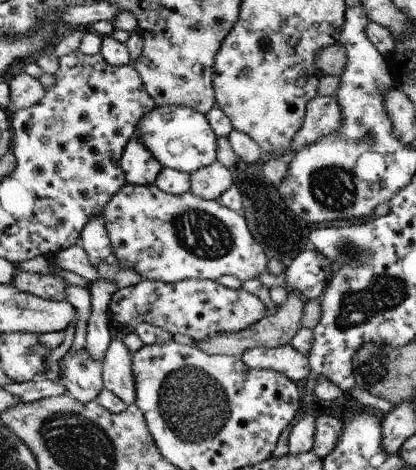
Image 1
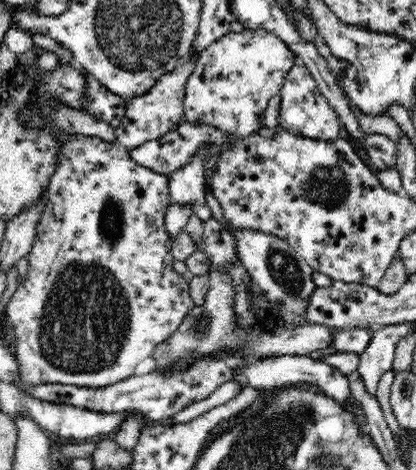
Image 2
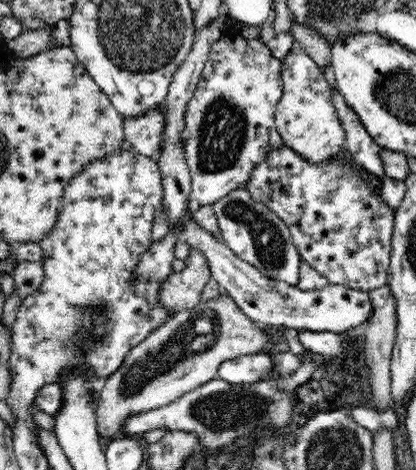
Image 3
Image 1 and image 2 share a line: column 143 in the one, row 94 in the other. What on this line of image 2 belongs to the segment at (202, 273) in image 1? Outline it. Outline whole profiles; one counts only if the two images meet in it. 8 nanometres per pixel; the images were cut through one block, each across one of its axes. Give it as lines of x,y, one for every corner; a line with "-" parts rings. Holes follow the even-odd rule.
244,30
242,34
226,34
222,40
210,44
202,56
196,60
196,68
186,82
186,98
184,98
184,114
186,122
196,126
210,126
224,134
220,144
206,142
208,158
206,158
206,194
212,192
212,174
218,166
218,156
224,150
230,150
242,138
248,138
254,132
264,128
264,114
268,110
268,102
280,96
282,86
290,68
294,66
294,52
286,46
278,36
264,30

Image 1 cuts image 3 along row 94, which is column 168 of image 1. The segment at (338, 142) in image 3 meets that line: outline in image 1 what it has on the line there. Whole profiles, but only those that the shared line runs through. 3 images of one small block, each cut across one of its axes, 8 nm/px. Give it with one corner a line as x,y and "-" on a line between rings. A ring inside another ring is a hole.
141,280
135,286
121,288
109,298
109,324
135,328
151,324
169,334
181,334
195,342
209,340
219,334
239,334
249,330
265,318
267,306
261,298
247,290
229,290
211,280
183,280
183,282
153,282

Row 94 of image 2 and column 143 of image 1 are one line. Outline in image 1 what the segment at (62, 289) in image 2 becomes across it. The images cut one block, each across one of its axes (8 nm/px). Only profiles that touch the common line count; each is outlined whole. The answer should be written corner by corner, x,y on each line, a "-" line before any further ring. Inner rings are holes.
133,136
125,146
125,152
121,158
121,168
125,172
127,184
149,186
149,184
155,184
163,166
159,160
155,160
153,154
149,154
149,150
141,142
141,138

